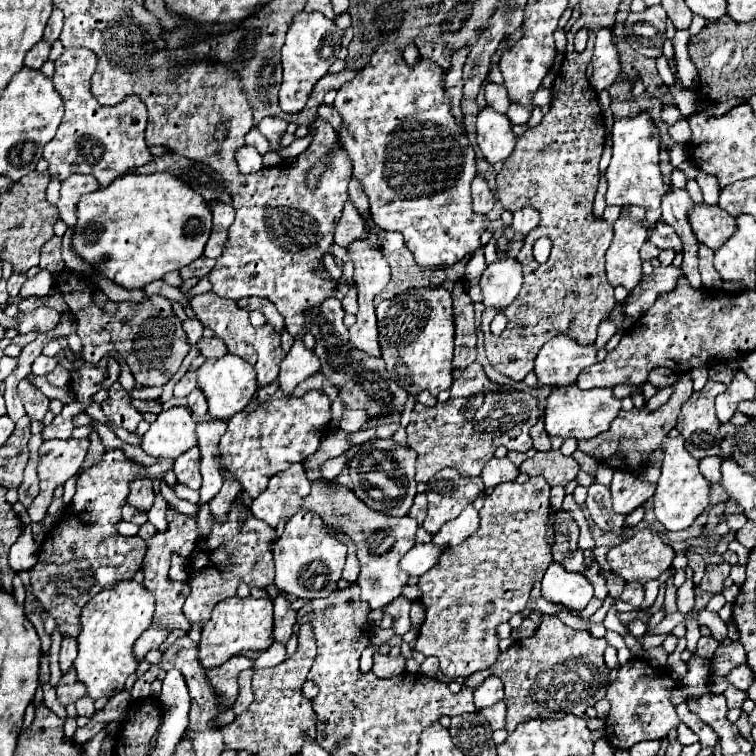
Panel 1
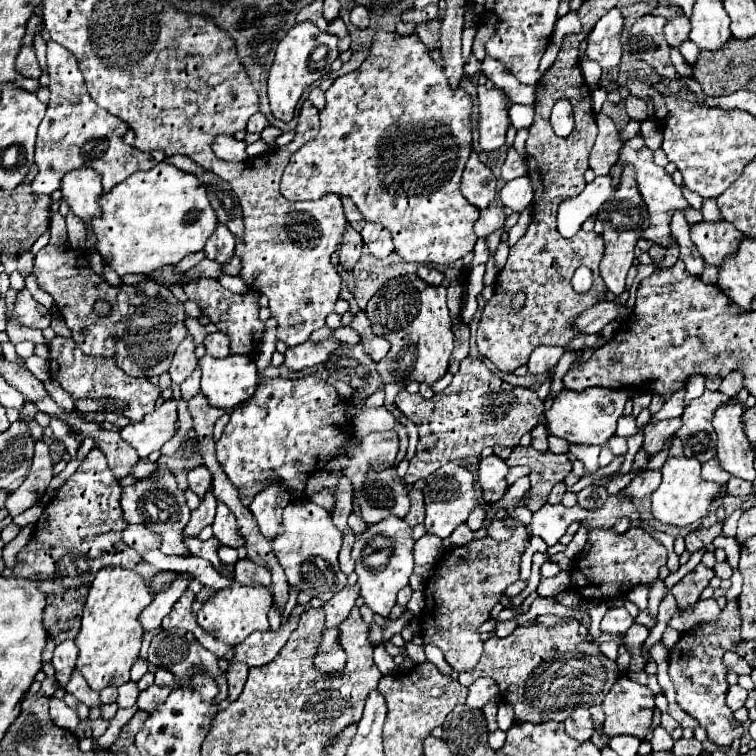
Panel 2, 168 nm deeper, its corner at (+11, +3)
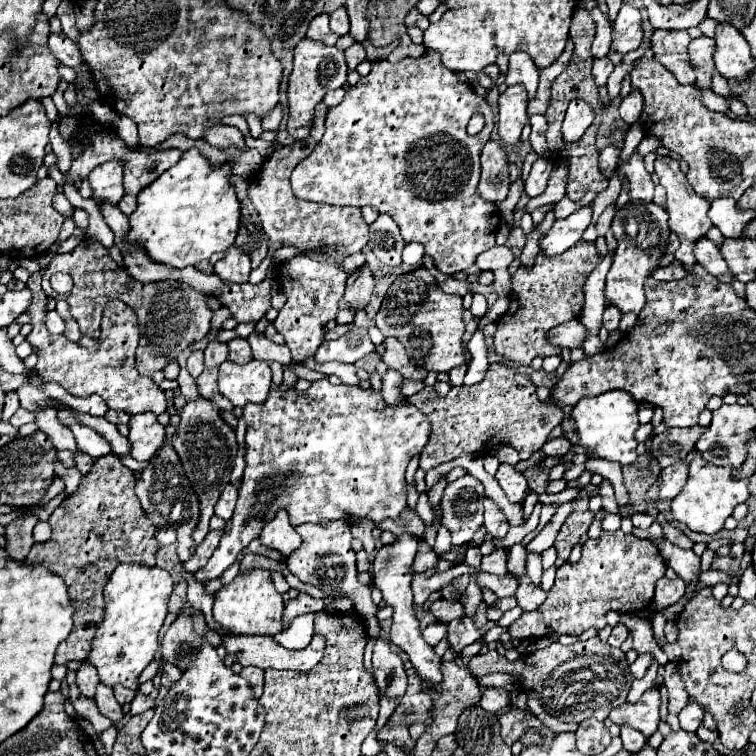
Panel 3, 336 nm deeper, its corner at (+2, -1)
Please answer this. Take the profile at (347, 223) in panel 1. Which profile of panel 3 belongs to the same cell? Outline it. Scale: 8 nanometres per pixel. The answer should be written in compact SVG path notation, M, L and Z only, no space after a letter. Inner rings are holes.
M367 265L361 267L361 271L357 273L351 273L347 277L347 287L345 287L345 295L341 297L341 307L339 309L355 309L355 311L361 311L369 305L369 299L373 295L373 287L375 287L375 281L373 281L373 275L369 271Z

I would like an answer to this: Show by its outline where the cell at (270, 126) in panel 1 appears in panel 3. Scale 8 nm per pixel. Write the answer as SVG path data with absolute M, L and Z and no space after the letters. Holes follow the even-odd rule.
M277 105L277 107L273 107L273 111L269 111L269 113L265 115L265 119L263 119L263 129L277 129L279 123L281 123L281 119L283 119L283 107Z

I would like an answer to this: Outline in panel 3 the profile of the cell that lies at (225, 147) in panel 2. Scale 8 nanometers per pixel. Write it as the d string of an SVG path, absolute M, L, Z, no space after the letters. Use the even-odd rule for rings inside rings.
M219 125L219 127L209 127L209 131L203 135L203 139L219 149L227 149L231 145L237 145L241 149L245 149L245 141L243 141L243 133L237 127L229 127L229 125Z

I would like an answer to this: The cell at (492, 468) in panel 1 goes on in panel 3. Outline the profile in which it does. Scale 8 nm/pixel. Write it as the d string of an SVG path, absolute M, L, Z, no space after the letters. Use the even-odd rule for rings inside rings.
M501 465L495 479L499 481L501 489L507 493L507 497L513 501L513 503L521 503L523 501L523 495L527 491L527 479L523 477L523 473L515 471L515 467L511 465Z

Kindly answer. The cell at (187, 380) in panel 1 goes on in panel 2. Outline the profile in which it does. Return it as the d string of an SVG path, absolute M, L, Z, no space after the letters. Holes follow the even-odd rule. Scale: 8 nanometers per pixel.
M186 335L186 339L180 343L180 347L176 349L174 357L172 357L172 365L170 365L170 377L172 383L180 385L188 375L192 375L192 371L196 369L196 355L194 355L194 339L192 335Z

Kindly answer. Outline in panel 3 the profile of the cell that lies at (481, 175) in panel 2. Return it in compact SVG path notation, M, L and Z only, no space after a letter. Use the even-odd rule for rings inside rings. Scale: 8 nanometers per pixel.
M489 141L481 153L479 193L483 199L499 205L509 191L509 159L497 141Z

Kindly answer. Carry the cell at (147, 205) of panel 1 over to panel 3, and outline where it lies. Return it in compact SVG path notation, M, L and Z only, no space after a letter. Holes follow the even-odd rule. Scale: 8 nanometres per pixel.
M197 149L183 153L177 165L165 171L139 193L137 211L129 217L129 241L139 241L151 259L171 267L195 265L235 243L241 203L233 187L231 163L213 167Z

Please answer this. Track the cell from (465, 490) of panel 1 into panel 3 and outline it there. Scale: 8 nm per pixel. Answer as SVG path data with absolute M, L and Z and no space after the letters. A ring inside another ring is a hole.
M463 475L461 479L447 485L441 499L443 525L449 529L453 537L451 543L455 547L467 545L475 531L483 525L483 499L483 483L473 475Z

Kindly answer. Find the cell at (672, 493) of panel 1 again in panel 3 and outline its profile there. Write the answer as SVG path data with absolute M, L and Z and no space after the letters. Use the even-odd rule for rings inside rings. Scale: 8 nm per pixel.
M695 453L691 465L689 465L689 479L683 491L671 501L671 513L673 519L685 523L691 531L697 533L719 533L723 529L725 519L733 513L733 509L739 503L745 503L749 499L749 489L747 489L747 479L735 481L731 477L733 467L717 467L713 463L707 463L701 459L699 453Z

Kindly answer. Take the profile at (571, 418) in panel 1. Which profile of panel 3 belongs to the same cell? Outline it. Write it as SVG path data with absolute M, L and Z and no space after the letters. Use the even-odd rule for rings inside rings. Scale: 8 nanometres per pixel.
M609 391L597 397L585 397L573 407L573 419L579 431L579 445L593 449L599 457L633 465L637 463L637 441L635 431L639 427L637 401L627 391Z

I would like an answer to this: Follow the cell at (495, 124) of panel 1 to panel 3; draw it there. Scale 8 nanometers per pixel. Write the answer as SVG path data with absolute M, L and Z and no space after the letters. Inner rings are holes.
M523 85L507 87L499 97L499 135L507 145L515 145L527 121L527 91Z

